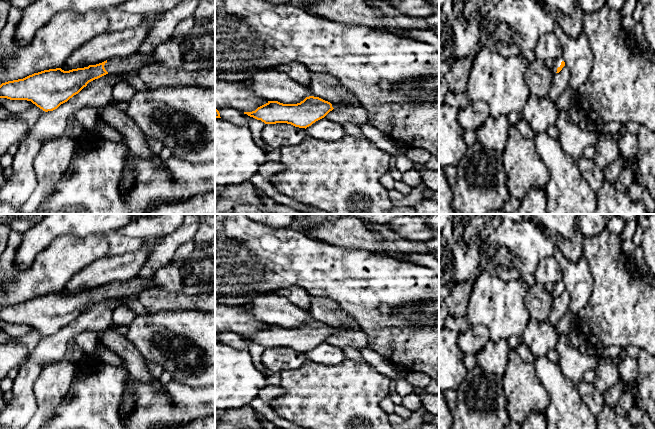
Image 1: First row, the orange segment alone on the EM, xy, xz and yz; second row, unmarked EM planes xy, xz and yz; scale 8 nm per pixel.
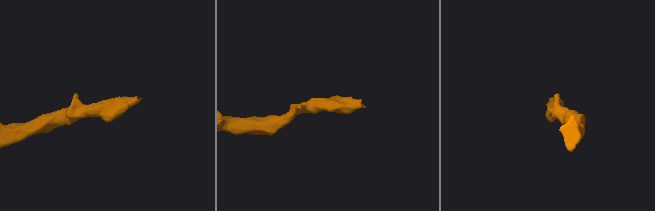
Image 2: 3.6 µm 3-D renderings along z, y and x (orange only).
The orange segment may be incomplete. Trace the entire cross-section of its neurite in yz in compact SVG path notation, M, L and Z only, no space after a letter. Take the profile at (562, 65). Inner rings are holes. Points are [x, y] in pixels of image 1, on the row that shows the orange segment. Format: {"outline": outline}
{"outline": "M563 58L545 62L546 66L554 73L559 73L565 66Z"}

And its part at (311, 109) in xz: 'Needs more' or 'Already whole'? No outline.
Needs more

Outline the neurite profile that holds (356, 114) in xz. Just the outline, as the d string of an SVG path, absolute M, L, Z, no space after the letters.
M349 105L334 108L325 116L325 118L341 125L347 122L360 127L364 124L368 124L368 113L361 105Z

